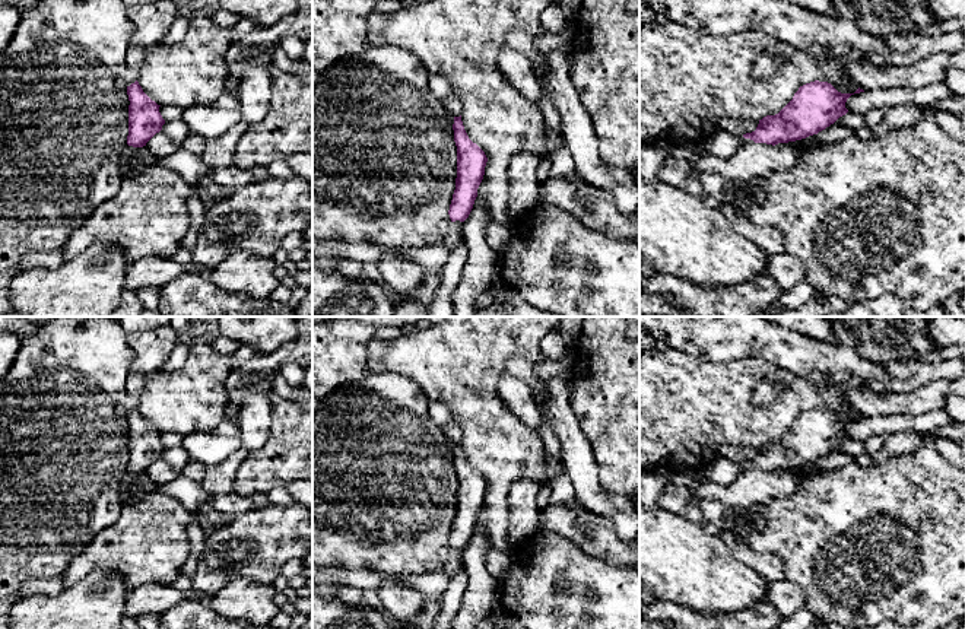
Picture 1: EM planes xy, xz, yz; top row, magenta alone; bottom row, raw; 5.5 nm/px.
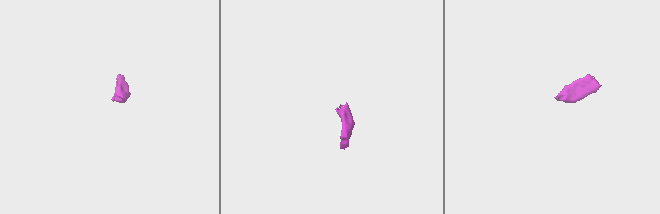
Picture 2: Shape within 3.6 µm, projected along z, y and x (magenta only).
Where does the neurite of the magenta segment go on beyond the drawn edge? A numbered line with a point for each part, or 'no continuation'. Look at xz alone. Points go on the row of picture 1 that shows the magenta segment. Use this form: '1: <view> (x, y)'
1: xz (456, 237)

